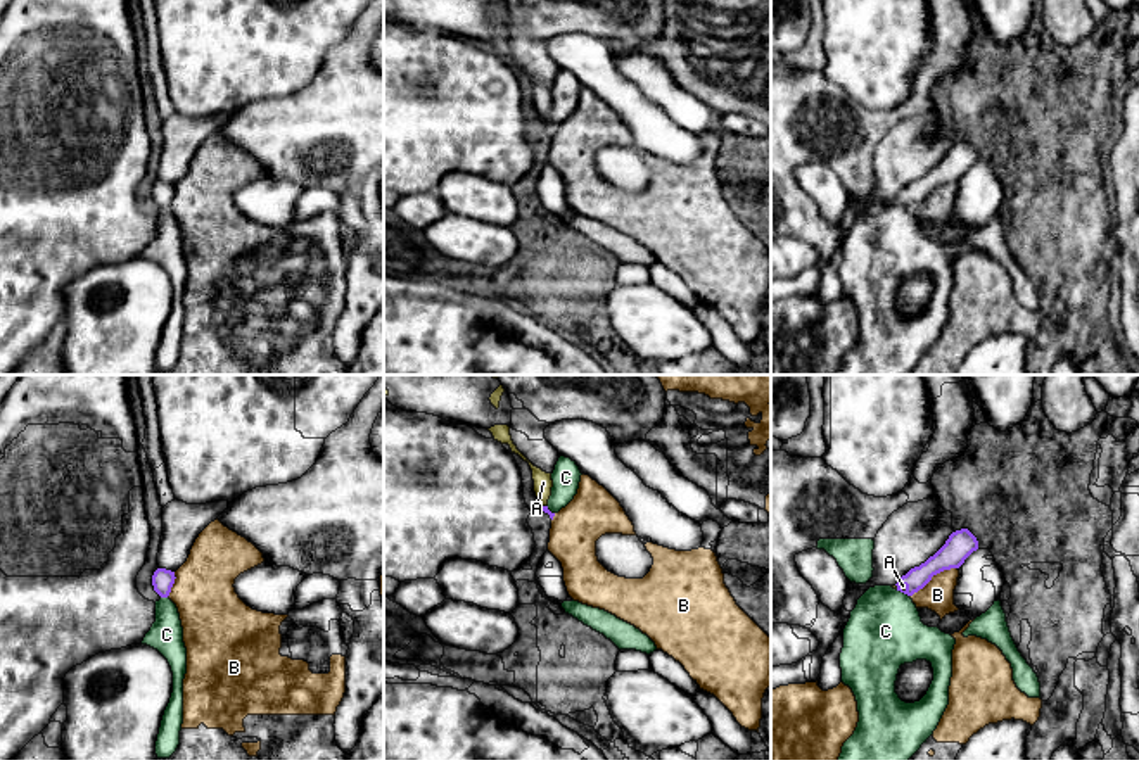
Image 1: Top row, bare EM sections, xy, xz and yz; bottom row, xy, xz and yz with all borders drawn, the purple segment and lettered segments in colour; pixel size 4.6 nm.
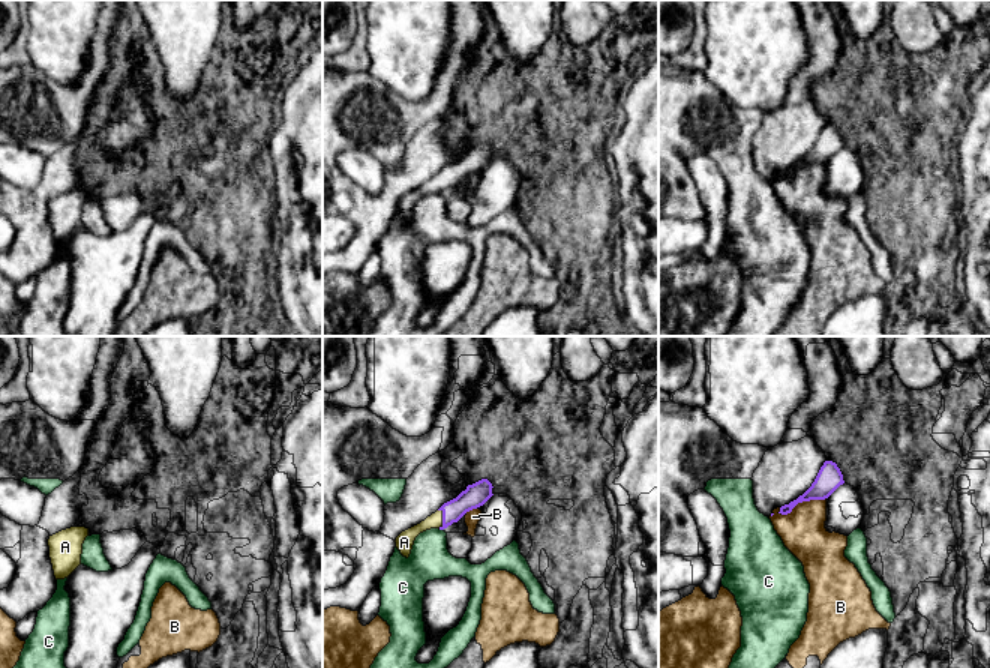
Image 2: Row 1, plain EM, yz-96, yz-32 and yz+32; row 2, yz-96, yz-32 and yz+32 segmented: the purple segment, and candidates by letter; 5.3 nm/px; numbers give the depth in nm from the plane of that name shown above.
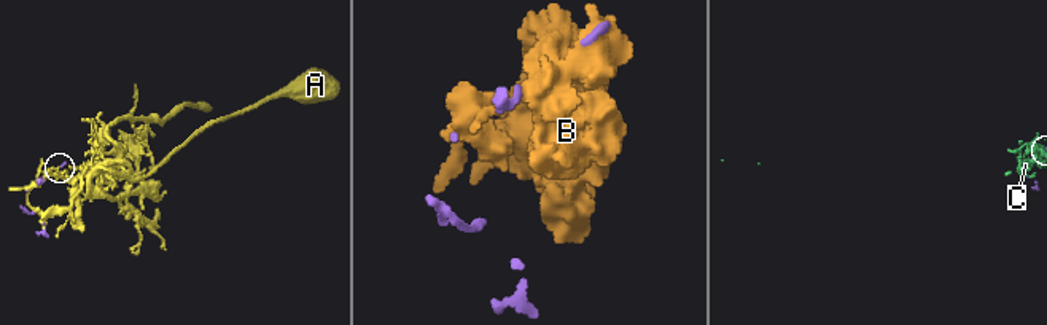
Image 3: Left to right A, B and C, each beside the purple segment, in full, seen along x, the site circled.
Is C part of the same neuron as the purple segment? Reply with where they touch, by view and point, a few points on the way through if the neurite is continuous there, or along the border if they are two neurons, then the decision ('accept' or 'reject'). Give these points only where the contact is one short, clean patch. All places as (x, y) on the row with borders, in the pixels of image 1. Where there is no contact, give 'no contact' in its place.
meets purple in yz at (903, 591); reject

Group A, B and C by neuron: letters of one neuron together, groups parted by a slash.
A / B / C

